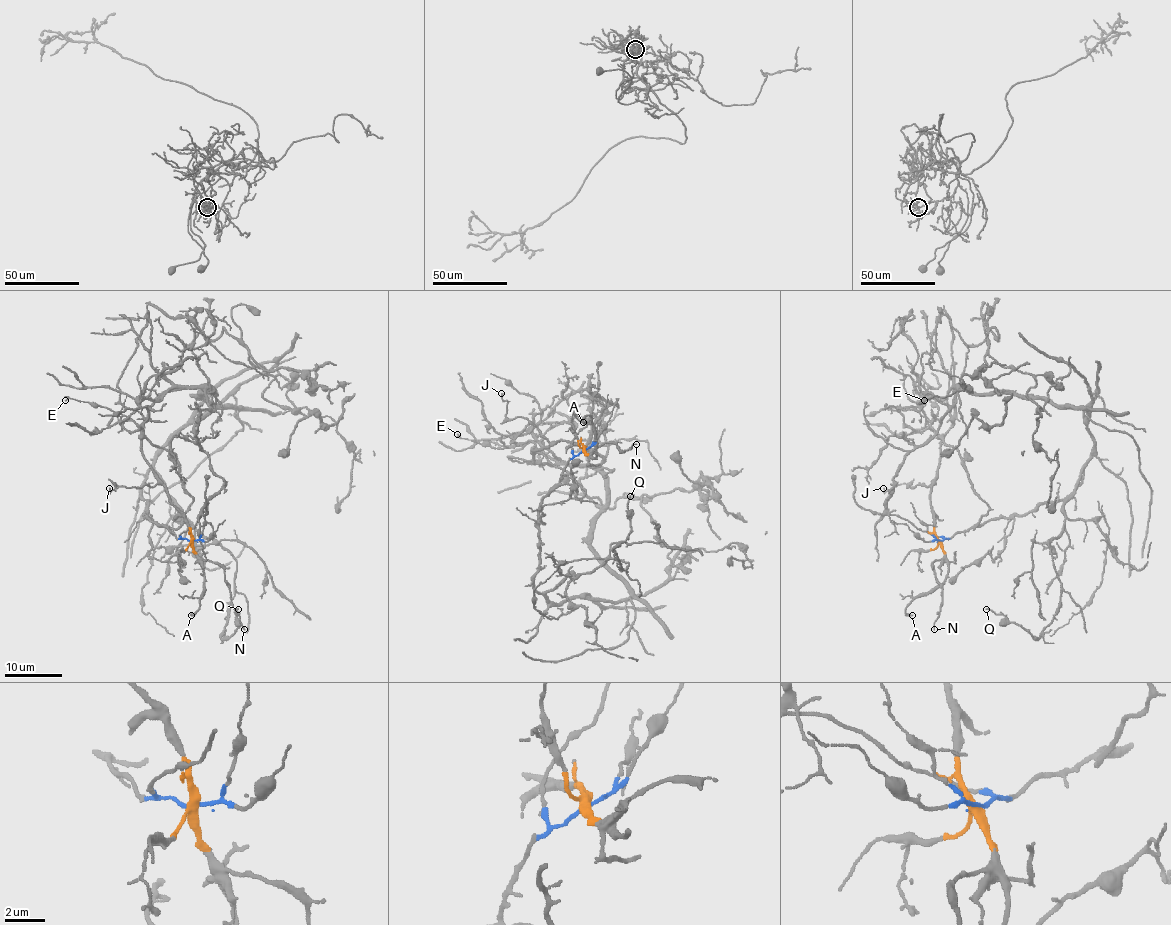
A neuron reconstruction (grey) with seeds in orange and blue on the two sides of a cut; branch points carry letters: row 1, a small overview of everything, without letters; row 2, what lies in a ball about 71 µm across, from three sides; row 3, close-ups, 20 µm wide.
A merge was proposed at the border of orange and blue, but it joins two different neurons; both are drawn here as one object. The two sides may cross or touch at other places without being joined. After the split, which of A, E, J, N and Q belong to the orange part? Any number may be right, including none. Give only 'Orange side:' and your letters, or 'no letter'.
Orange side: A, J, N

